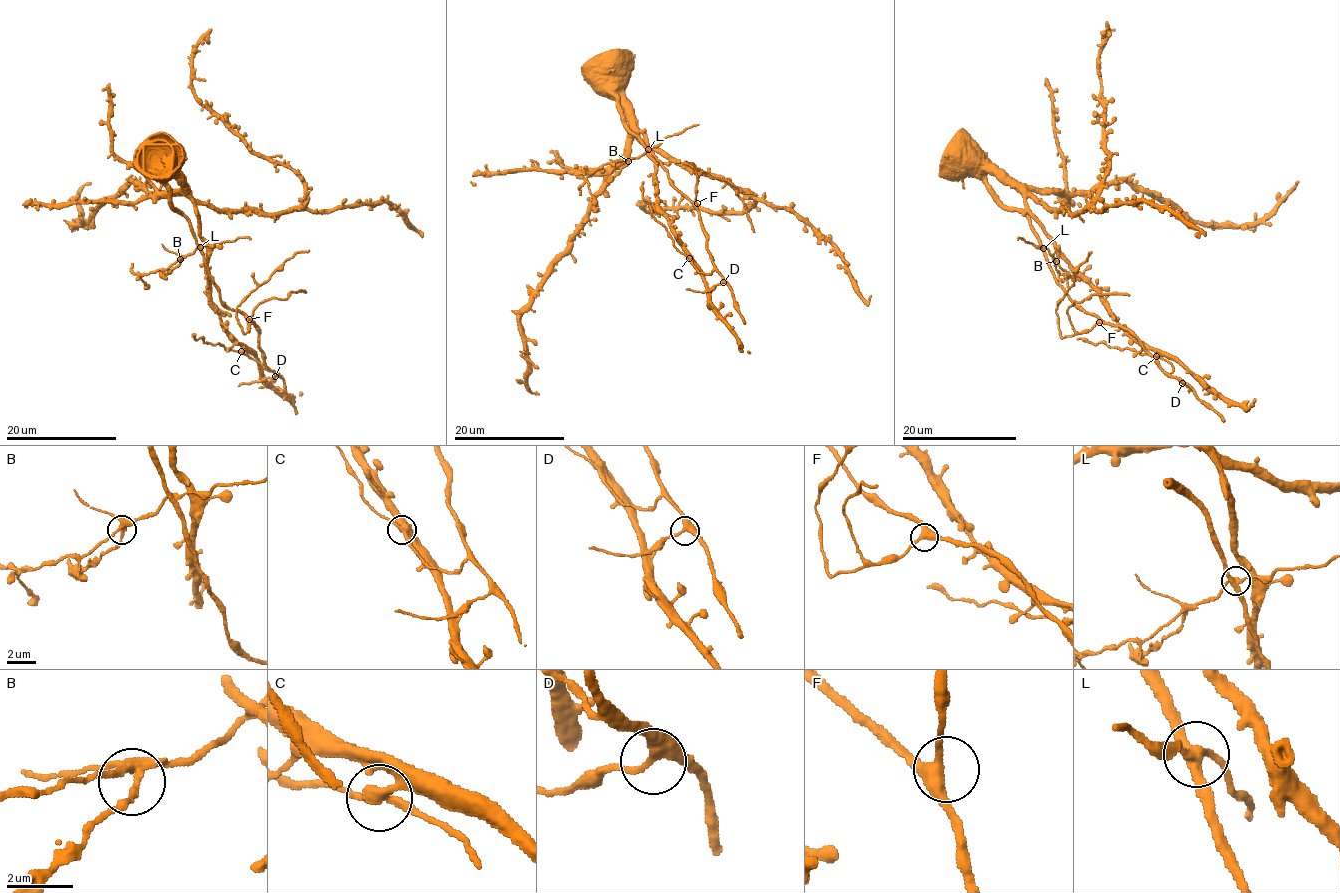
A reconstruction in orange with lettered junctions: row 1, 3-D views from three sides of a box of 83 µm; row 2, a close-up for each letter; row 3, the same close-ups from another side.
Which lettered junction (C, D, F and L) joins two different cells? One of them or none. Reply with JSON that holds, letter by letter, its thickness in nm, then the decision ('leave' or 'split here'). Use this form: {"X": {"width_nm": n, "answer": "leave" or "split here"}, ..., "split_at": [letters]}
{"C": {"width_nm": 280, "answer": "leave"}, "D": {"width_nm": 320, "answer": "leave"}, "F": {"width_nm": 360, "answer": "leave"}, "L": {"width_nm": 320, "answer": "split here"}, "split_at": ["L"]}

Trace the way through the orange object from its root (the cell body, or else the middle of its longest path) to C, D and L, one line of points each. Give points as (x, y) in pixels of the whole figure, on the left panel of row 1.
C: (161, 157), (194, 204), (198, 235), (206, 244), (209, 301), (223, 325), (242, 347), (240, 352)
D: (161, 157), (166, 164), (161, 180), (169, 202), (187, 219), (220, 298), (254, 324), (262, 360), (275, 376)
L: (161, 157), (166, 164), (161, 180), (166, 186), (167, 199), (187, 219), (200, 247)

